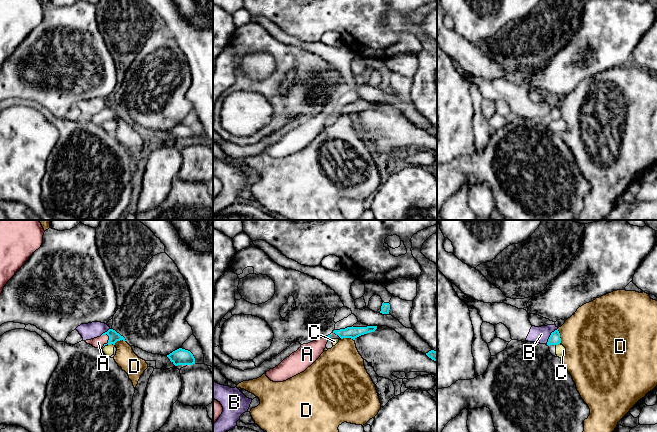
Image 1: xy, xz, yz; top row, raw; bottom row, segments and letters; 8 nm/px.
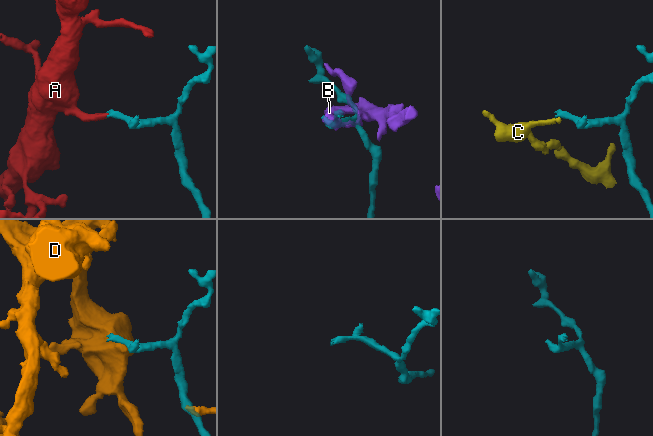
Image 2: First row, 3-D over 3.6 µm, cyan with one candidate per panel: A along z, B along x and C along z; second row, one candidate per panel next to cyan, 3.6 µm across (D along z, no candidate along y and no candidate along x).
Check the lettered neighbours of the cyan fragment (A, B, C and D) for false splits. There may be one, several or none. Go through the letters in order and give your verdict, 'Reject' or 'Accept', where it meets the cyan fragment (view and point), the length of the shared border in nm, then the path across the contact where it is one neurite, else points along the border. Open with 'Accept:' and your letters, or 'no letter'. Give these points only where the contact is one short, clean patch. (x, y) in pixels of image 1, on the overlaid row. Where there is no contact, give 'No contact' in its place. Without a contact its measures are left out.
Accept: A
A: Accept. Touches cyan at xy (108, 340). Shared border 120 nm. Path across: xy (113, 335), (108, 340), (98, 342)
B: Reject. Touches cyan at yz (550, 335). Shared border 160 nm. Boundary: yz (557, 328), (551, 333), (546, 343)
C: Reject. Touches cyan at xy (111, 343). Shared border 60 nm. Boundary: xy (114, 344), (108, 345)
D: Reject. Touches cyan at yz (559, 336). Shared border 120 nm. Boundary: yz (557, 329), (561, 342)

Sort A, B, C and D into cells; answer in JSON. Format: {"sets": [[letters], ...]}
{"sets": [["A"], ["B"], ["C"], ["D"]]}

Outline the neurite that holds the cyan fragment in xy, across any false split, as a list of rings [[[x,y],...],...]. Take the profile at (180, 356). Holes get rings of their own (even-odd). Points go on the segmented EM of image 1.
[[[182,348],[173,351],[169,355],[167,355],[167,357],[175,366],[195,364],[195,358],[193,354],[190,351]]]

